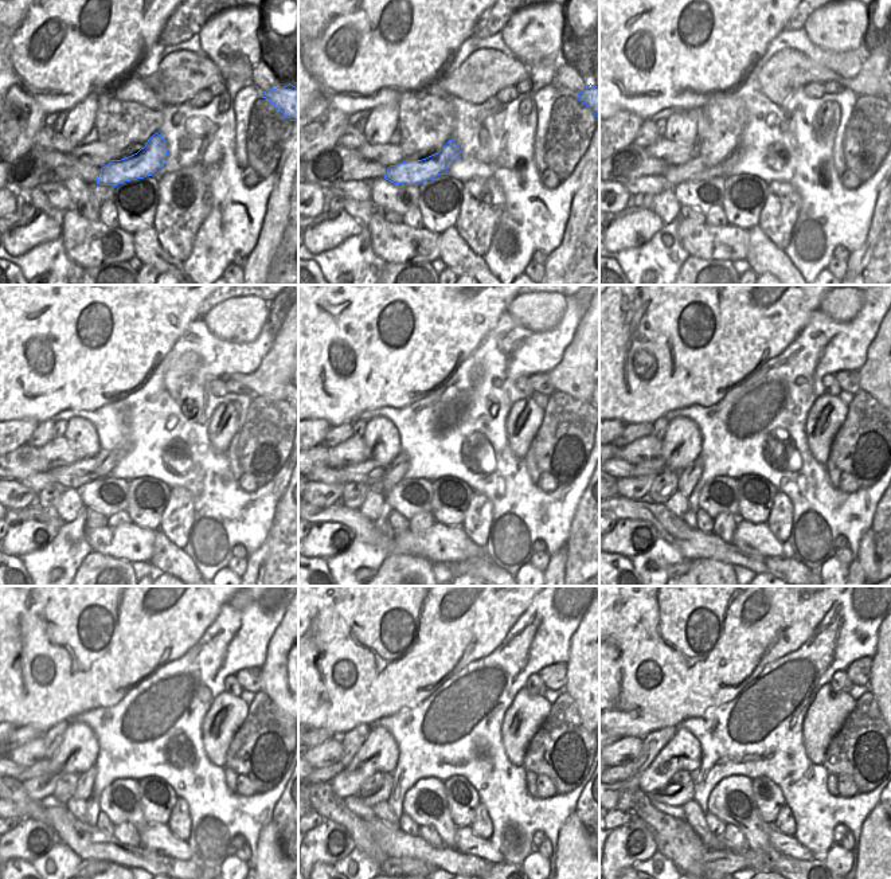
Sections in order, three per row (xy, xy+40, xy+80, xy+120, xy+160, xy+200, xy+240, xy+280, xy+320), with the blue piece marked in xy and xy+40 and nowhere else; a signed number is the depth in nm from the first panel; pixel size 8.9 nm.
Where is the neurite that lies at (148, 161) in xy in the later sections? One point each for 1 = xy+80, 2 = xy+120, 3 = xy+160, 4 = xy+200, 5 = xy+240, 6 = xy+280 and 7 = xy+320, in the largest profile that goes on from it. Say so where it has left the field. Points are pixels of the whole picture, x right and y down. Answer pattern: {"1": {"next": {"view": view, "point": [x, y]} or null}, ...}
{"1": {"next": {"view": "xy+80", "point": [694, 170]}}, "2": {"next": {"view": "xy+120", "point": [73, 476]}}, "3": {"next": {"view": "xy+160", "point": [371, 472]}}, "4": {"next": {"view": "xy+200", "point": [655, 467]}}, "5": {"next": {"view": "xy+240", "point": [43, 766]}}, "6": {"next": {"view": "xy+280", "point": [325, 774]}}, "7": {"next": {"view": "xy+320", "point": [628, 770]}}}

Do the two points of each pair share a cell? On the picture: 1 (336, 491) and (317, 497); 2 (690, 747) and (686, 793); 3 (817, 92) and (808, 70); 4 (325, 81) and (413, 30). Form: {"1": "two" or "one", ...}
{"1": "one", "2": "two", "3": "two", "4": "one"}

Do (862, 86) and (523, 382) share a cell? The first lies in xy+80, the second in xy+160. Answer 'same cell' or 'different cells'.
different cells

